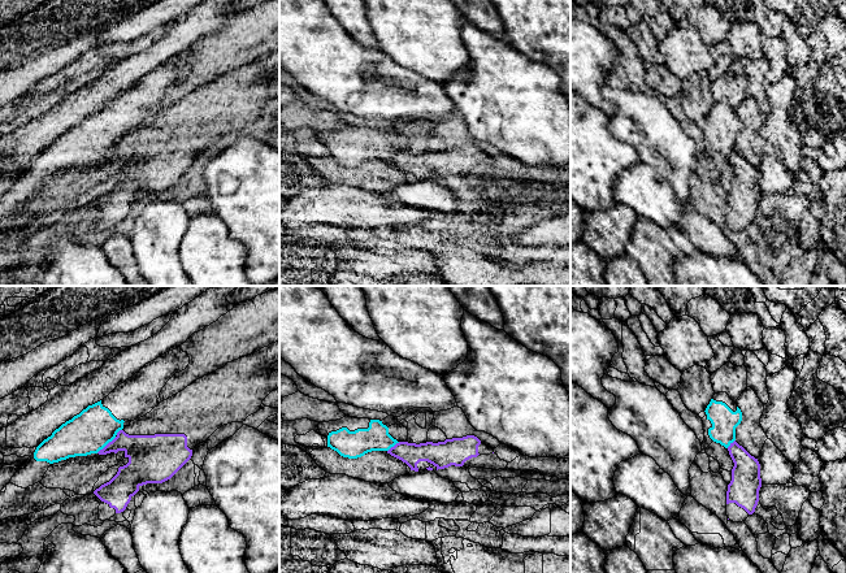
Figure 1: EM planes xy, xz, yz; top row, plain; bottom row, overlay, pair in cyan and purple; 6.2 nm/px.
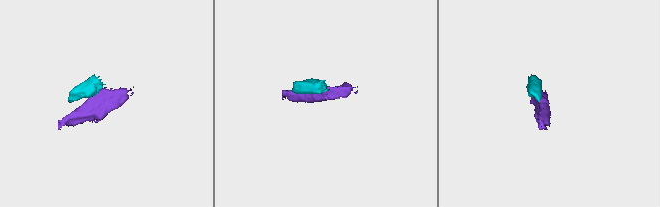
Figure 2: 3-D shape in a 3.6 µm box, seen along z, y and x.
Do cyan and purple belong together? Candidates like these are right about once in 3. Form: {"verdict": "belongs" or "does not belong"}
{"verdict": "does not belong"}

